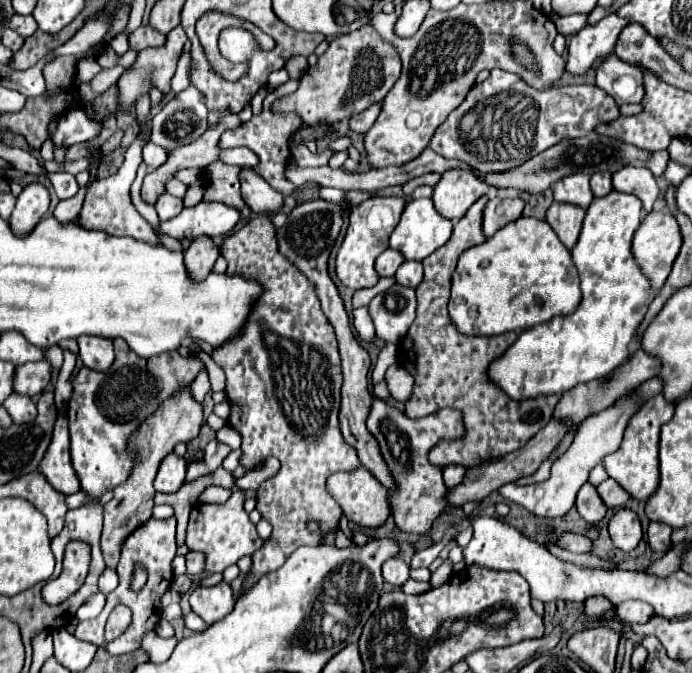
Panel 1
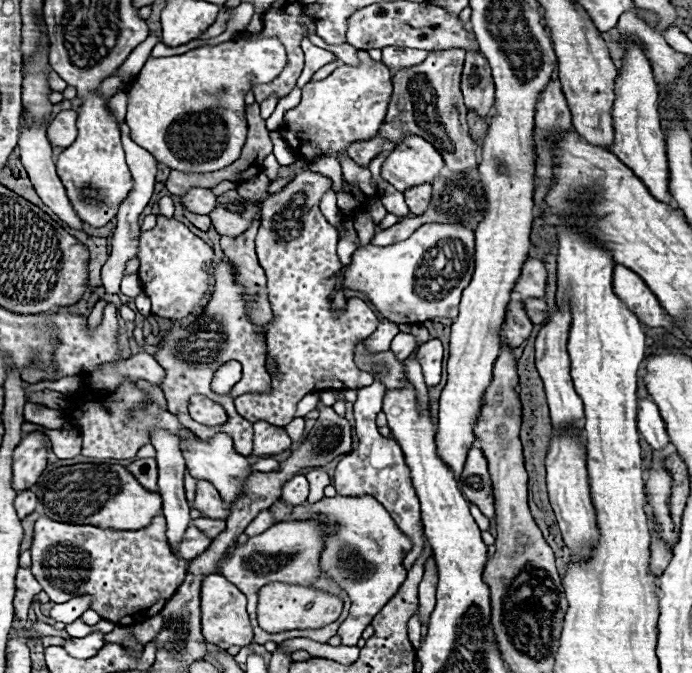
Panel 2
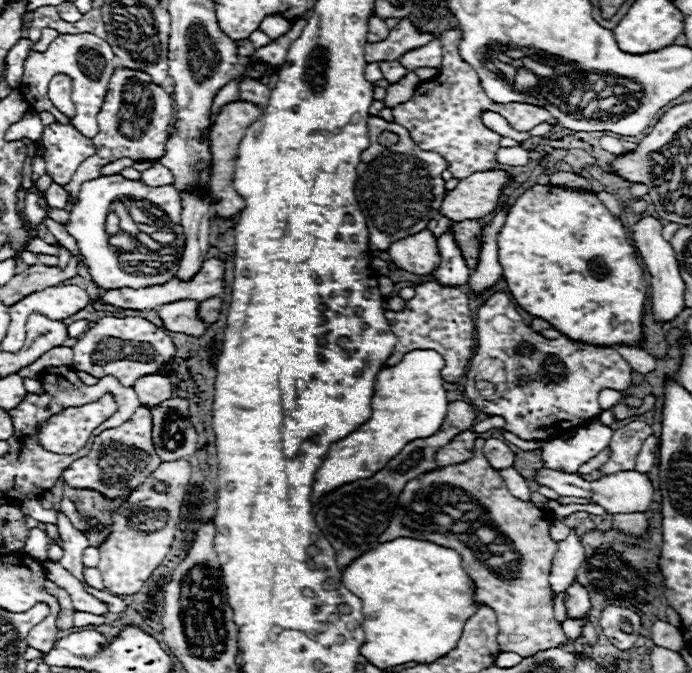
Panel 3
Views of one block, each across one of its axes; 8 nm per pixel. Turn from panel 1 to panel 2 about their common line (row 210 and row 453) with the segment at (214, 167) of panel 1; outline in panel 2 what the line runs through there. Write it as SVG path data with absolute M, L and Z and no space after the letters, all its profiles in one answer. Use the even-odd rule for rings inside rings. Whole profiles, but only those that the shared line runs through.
M228 258L218 262L218 266L214 268L214 292L212 292L208 304L204 306L204 312L188 326L180 326L180 324L172 326L172 330L166 332L164 338L160 340L158 352L154 354L154 358L164 368L164 378L160 380L158 386L162 388L162 392L166 396L168 410L172 414L176 414L188 430L194 430L194 434L198 434L204 440L212 438L218 432L230 434L234 438L236 452L242 456L250 456L252 454L252 436L254 436L252 422L248 422L236 414L234 398L242 396L246 392L262 394L262 392L270 390L270 374L266 370L266 342L264 342L258 326L252 324L248 318L244 288L236 282L234 272L236 270ZM230 360L238 360L242 364L242 380L238 384L234 384L230 394L216 394L210 388L214 372ZM192 394L204 394L204 396L212 398L214 402L222 404L228 412L228 422L222 426L202 426L202 424L194 422L188 414L188 398Z

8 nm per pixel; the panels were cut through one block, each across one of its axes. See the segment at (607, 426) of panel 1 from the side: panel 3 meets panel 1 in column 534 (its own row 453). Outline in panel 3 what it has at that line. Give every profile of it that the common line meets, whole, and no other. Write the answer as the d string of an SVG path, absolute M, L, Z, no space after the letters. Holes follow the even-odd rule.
M488 438L484 442L484 456L492 464L492 468L498 472L504 468L512 468L516 464L516 454L508 448L506 442L498 438Z

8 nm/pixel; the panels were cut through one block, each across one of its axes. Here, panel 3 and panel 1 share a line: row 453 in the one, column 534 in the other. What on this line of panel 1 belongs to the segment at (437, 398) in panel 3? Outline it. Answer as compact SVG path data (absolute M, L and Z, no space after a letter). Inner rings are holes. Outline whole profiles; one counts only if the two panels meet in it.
M618 190L592 200L584 218L580 240L572 248L572 260L582 282L582 304L566 318L558 316L550 322L524 330L512 348L486 370L488 380L510 400L520 402L550 394L560 396L578 384L604 378L626 362L630 354L628 344L656 296L630 252L632 236L642 222L640 212L640 200Z

